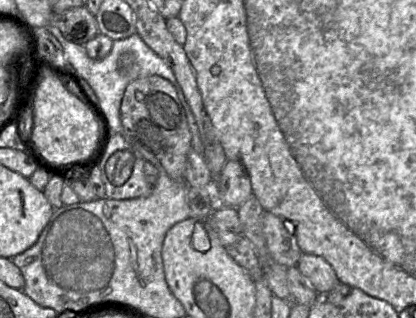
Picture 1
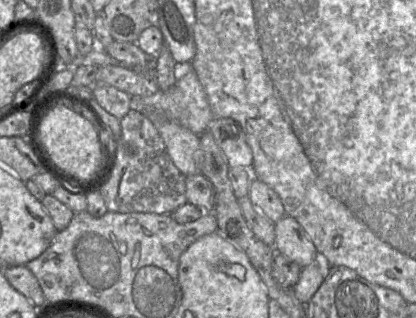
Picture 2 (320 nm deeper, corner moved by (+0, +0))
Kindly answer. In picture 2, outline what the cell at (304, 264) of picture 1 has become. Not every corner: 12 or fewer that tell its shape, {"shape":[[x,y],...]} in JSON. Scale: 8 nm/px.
{"shape":[[291,216],[275,223],[276,253],[301,267],[319,253]]}

